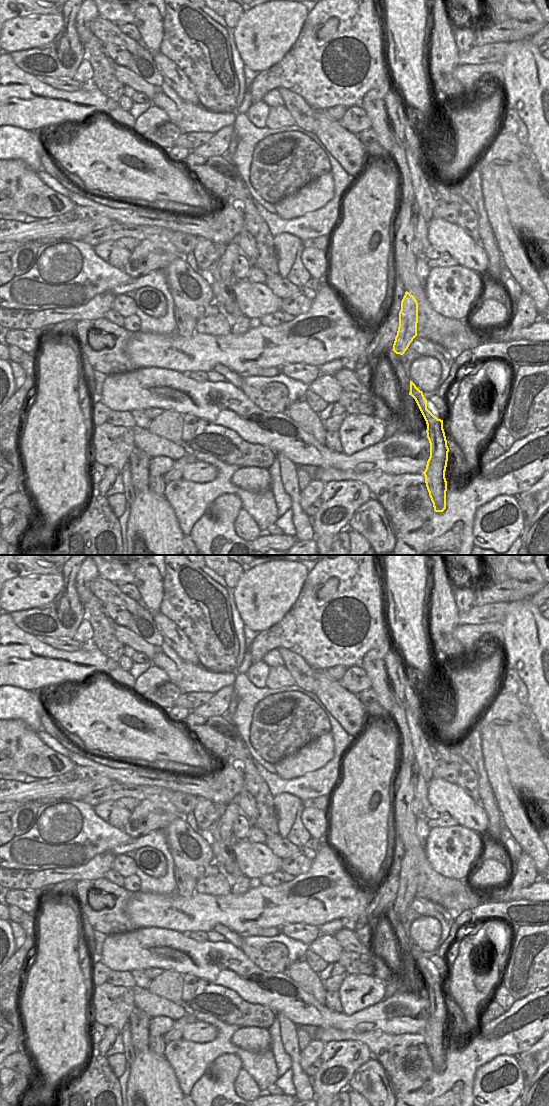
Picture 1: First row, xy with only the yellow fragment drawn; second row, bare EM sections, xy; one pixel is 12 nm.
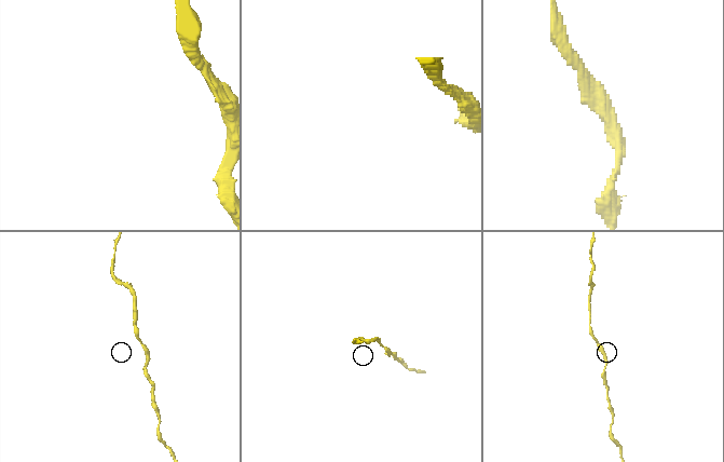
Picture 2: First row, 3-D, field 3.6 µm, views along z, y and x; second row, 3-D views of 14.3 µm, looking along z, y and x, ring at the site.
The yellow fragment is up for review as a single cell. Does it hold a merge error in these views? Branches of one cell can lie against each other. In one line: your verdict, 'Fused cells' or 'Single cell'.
Single cell.

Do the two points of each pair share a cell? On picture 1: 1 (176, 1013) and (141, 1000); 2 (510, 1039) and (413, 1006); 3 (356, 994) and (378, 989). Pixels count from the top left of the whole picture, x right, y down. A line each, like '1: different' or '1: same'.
1: same
2: different
3: same

